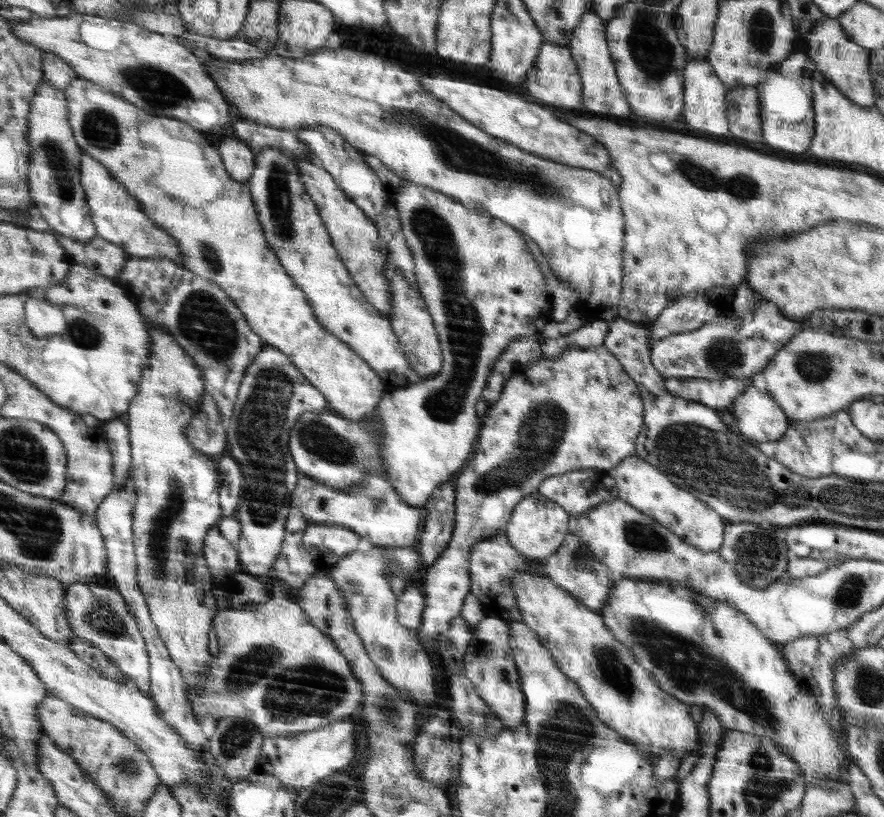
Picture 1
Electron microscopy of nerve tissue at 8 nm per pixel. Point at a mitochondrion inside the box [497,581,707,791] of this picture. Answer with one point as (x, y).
(613, 670)

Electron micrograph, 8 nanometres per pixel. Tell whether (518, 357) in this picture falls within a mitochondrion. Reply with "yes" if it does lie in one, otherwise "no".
no

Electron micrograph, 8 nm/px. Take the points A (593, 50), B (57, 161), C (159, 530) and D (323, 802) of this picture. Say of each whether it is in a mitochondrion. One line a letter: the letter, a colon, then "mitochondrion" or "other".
A: other
B: mitochondrion
C: mitochondrion
D: mitochondrion

